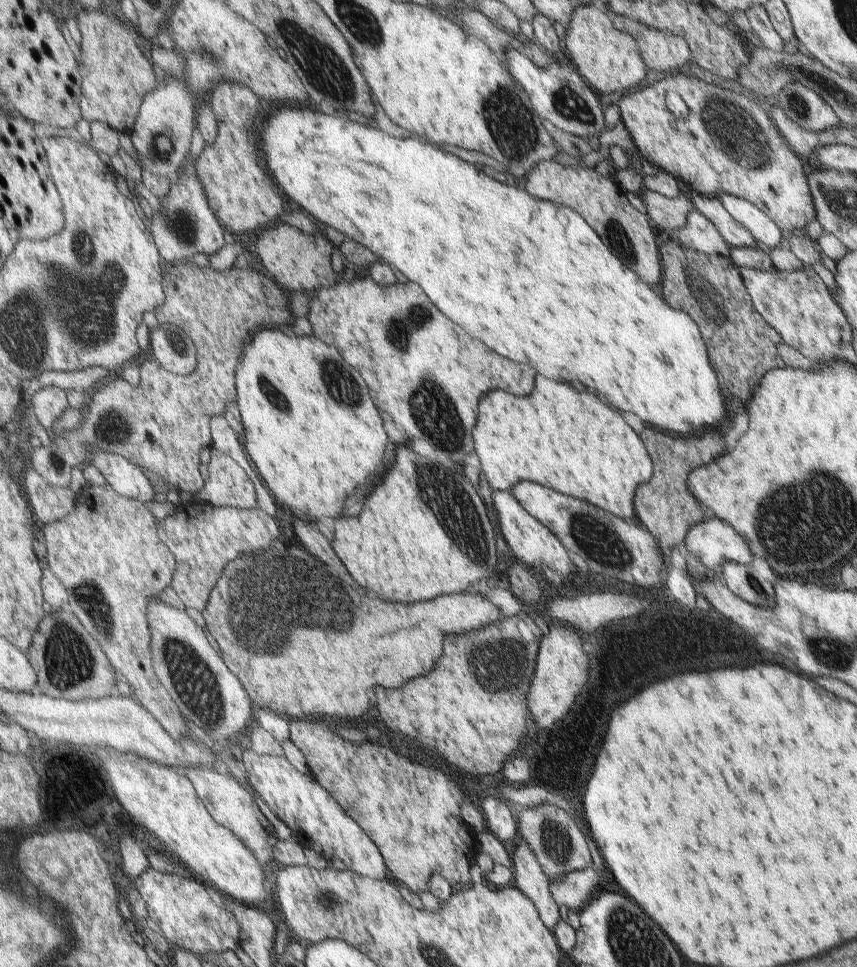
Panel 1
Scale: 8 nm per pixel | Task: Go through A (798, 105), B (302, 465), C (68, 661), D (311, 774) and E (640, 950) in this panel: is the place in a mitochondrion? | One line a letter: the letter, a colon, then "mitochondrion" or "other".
A: mitochondrion
B: other
C: mitochondrion
D: other
E: mitochondrion

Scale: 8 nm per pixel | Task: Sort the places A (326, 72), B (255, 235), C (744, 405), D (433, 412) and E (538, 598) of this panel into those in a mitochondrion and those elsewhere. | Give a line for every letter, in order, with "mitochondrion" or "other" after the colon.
A: mitochondrion
B: other
C: other
D: mitochondrion
E: other

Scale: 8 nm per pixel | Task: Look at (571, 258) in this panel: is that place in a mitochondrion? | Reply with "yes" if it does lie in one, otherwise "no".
no

